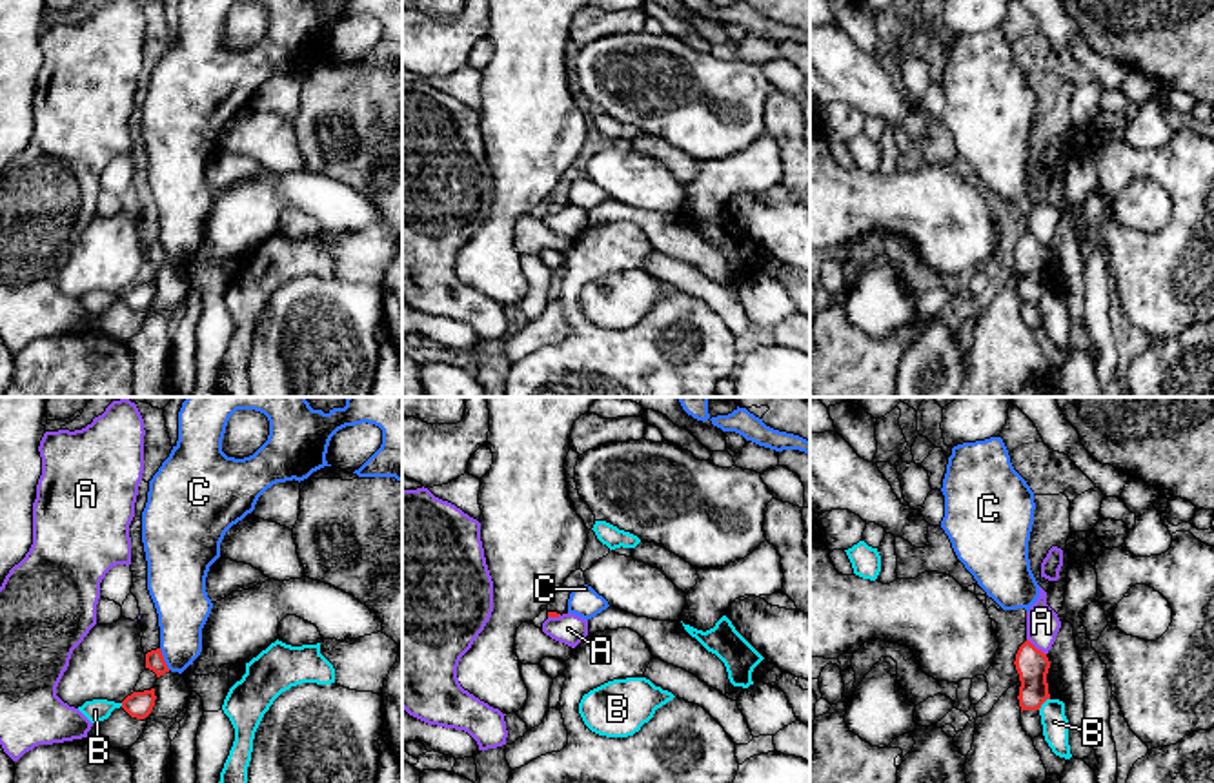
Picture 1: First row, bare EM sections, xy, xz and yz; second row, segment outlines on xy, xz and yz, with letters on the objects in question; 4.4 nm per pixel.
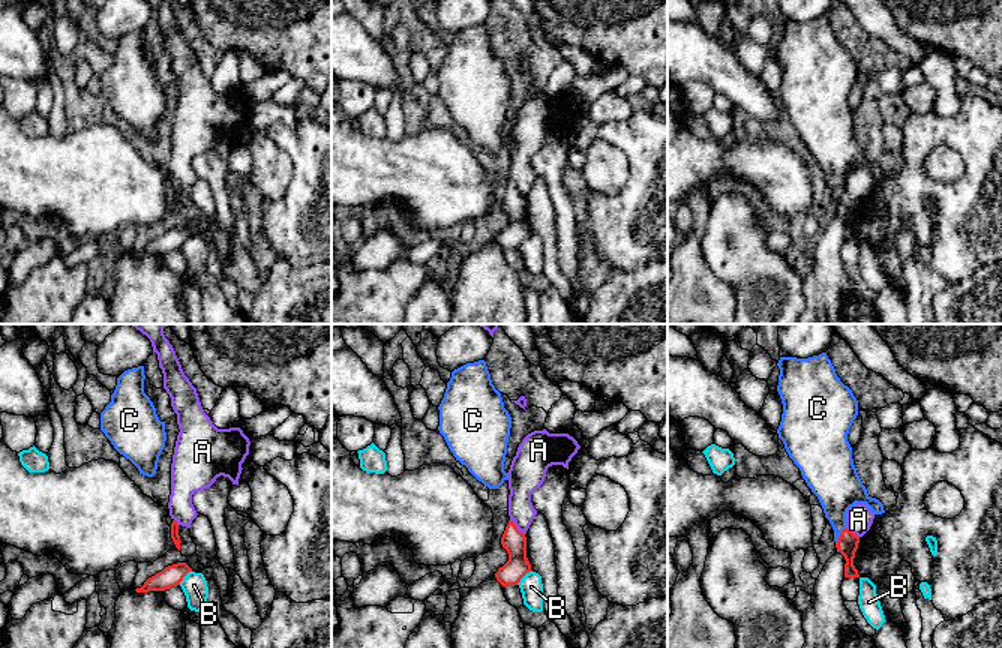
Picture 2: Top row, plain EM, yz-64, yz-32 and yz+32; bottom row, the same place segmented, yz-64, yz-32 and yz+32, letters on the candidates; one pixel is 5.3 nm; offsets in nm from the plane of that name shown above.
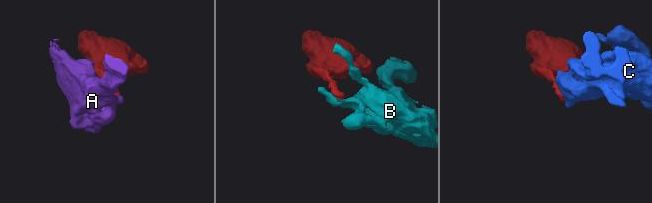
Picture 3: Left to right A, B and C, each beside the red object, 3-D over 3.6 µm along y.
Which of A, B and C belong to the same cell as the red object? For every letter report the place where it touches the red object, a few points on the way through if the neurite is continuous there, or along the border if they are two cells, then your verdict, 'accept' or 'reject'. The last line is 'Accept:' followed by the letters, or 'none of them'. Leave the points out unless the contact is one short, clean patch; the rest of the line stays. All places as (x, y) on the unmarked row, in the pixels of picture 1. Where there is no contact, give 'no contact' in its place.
A: contact yz (1034, 239); border yz (1027, 230), (1045, 246); reject
B: contact yz (1043, 294); border yz (1049, 290), (1038, 301); reject
C: contact xy (162, 252); reject
Accept: none of them

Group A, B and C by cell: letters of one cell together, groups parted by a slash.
A / B / C

